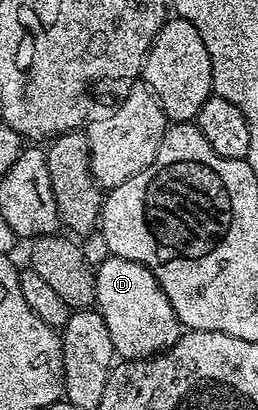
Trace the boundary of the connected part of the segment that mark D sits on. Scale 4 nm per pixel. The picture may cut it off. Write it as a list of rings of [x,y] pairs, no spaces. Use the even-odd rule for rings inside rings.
[[[108,255],[106,259],[95,268],[95,304],[101,318],[105,318],[105,326],[109,326],[109,338],[113,338],[116,357],[123,360],[149,360],[161,352],[166,352],[179,340],[181,325],[157,278],[136,260],[113,255]]]

